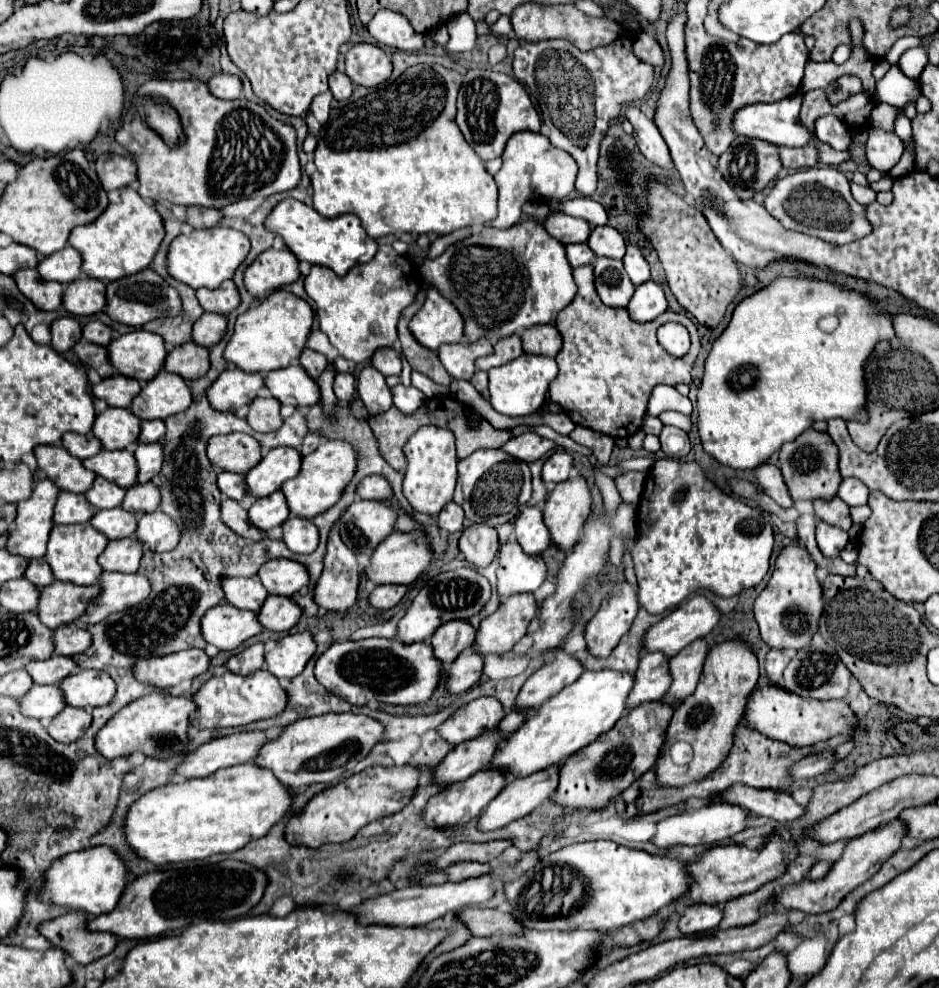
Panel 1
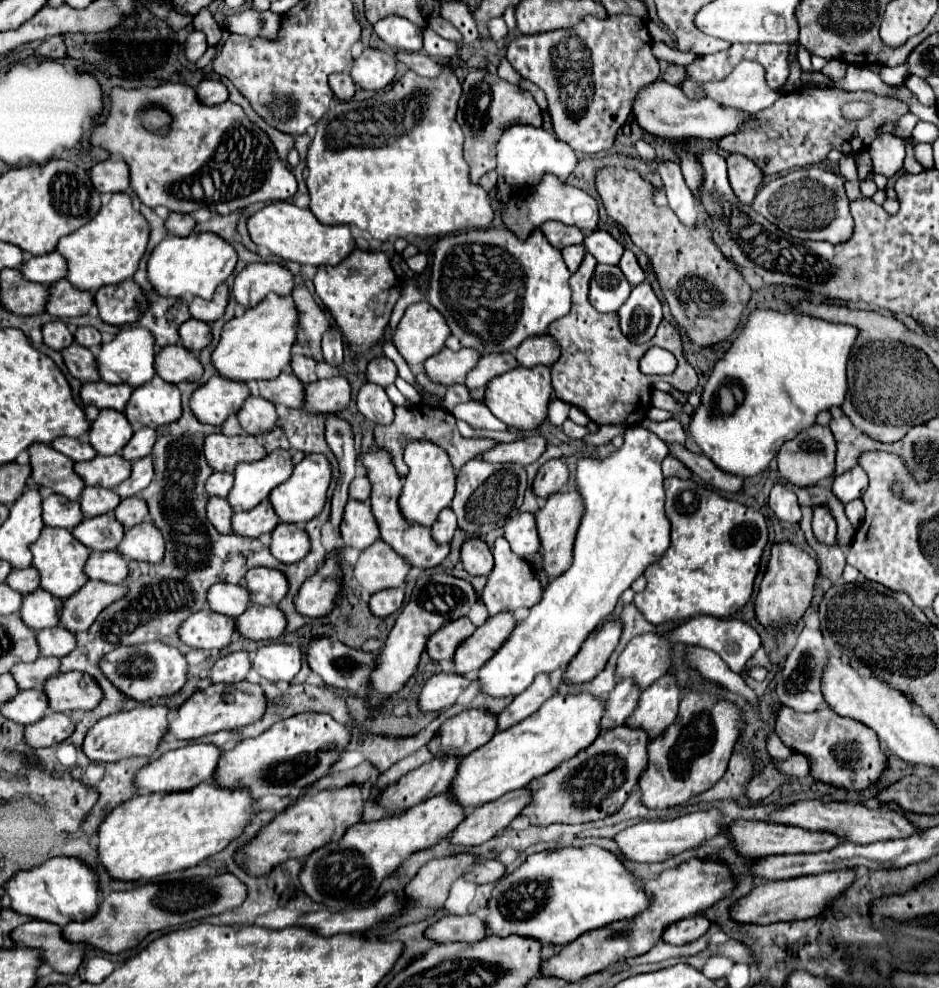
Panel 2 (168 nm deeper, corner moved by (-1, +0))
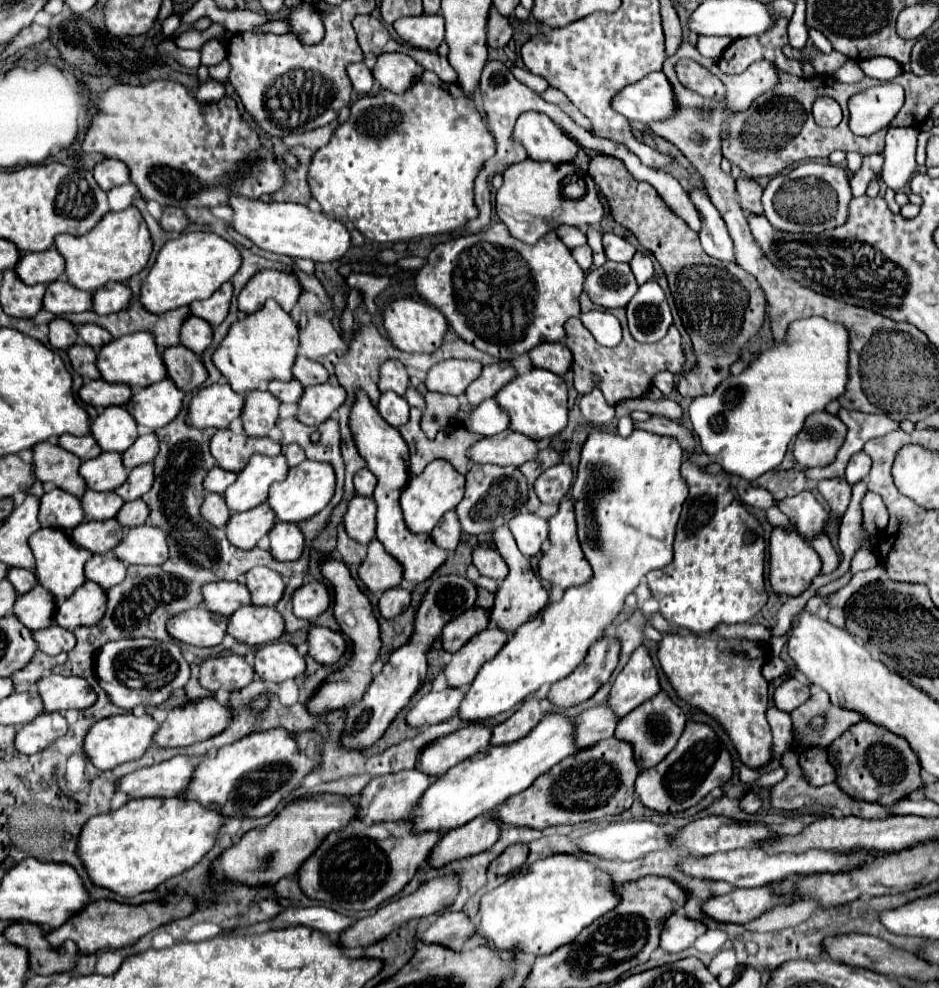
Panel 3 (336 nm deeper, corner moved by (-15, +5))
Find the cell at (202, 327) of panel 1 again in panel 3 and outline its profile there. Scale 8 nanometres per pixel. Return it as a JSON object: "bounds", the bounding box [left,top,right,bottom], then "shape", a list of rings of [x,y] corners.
{"bounds":[180,315,214,355],"shape":[[[190,315],[182,325],[180,339],[182,339],[184,347],[188,347],[190,351],[200,355],[212,343],[212,333],[214,333],[214,329],[208,325],[208,321]]]}

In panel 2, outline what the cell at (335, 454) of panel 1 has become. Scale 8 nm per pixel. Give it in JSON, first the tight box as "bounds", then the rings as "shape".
{"bounds":[268,454,332,524],"shape":[[[312,454],[310,458],[304,458],[300,464],[296,464],[292,476],[280,486],[276,486],[268,496],[278,520],[290,522],[290,524],[306,524],[308,520],[318,516],[326,502],[326,490],[328,490],[330,478],[332,478],[330,462],[326,462],[322,454]]]}

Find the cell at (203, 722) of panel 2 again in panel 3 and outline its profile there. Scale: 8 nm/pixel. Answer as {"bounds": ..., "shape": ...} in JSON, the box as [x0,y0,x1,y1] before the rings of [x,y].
{"bounds":[154,697,232,747],"shape":[[[214,697],[188,701],[182,707],[168,711],[166,721],[154,735],[160,747],[184,747],[222,733],[232,721],[232,709],[218,703]]]}

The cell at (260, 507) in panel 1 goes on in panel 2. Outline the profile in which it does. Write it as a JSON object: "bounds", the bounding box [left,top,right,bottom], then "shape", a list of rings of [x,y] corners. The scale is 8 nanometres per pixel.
{"bounds":[232,500,278,538],"shape":[[[262,500],[250,512],[234,512],[232,516],[234,534],[244,538],[258,538],[264,532],[272,532],[276,524],[278,524],[278,518],[274,518],[274,510],[270,510],[268,500]]]}

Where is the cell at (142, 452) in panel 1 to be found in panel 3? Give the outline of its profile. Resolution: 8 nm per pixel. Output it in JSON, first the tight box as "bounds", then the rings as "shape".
{"bounds":[114,463,154,501],"shape":[[[152,463],[138,465],[136,469],[130,471],[126,483],[120,485],[120,487],[116,487],[114,491],[116,491],[124,501],[134,501],[134,499],[140,499],[144,493],[148,493],[148,489],[152,489],[152,481],[154,481]]]}

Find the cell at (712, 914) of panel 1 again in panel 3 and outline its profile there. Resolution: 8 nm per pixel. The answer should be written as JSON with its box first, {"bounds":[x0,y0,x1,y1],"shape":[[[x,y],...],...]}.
{"bounds":[660,913,706,953],"shape":[[[674,913],[664,923],[660,949],[666,953],[680,953],[682,949],[688,949],[702,933],[706,933],[706,925],[700,919],[690,919],[684,913]]]}

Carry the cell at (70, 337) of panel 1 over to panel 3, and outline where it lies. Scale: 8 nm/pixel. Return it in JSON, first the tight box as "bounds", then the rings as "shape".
{"bounds":[48,317,78,349],"shape":[[[56,317],[50,323],[48,339],[50,339],[52,347],[56,347],[56,349],[68,349],[68,347],[72,347],[72,343],[78,341],[78,331],[76,331],[76,327],[68,319]]]}

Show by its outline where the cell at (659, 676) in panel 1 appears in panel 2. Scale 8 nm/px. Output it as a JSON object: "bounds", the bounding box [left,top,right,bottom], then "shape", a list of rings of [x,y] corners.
{"bounds":[600,682,640,730],"shape":[[[630,682],[616,684],[616,688],[606,696],[600,730],[610,730],[616,726],[622,726],[622,722],[634,712],[638,698],[640,698],[640,694],[638,694],[638,690],[634,690],[634,686],[630,686]]]}

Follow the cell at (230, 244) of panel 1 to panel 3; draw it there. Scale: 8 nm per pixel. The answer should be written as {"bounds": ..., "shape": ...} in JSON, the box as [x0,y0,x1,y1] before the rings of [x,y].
{"bounds":[140,233,240,313],"shape":[[[184,233],[178,239],[166,241],[160,249],[154,267],[142,283],[140,301],[152,313],[164,313],[180,305],[190,305],[196,299],[208,299],[222,283],[240,269],[240,251],[216,233]]]}

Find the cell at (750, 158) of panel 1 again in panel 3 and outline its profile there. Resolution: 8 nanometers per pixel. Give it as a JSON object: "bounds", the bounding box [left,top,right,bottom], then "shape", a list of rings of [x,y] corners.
{"bounds":[736,175,762,213],"shape":[[[740,175],[736,179],[736,191],[740,195],[740,205],[744,211],[748,209],[748,213],[762,213],[762,187],[756,179]]]}

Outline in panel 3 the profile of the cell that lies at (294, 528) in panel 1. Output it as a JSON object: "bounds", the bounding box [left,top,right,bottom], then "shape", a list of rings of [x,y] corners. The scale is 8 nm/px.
{"bounds":[270,521,306,561],"shape":[[[278,521],[270,531],[270,551],[278,561],[296,561],[302,557],[306,537],[296,523]]]}

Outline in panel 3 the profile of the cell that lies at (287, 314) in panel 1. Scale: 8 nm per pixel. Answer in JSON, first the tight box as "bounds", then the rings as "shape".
{"bounds":[212,301,298,393],"shape":[[[266,301],[266,305],[246,315],[244,319],[236,321],[226,339],[214,351],[212,361],[220,369],[228,383],[236,393],[248,393],[259,388],[261,383],[277,379],[290,381],[292,379],[292,365],[298,353],[298,323],[292,319],[290,313],[280,309],[276,301]]]}

